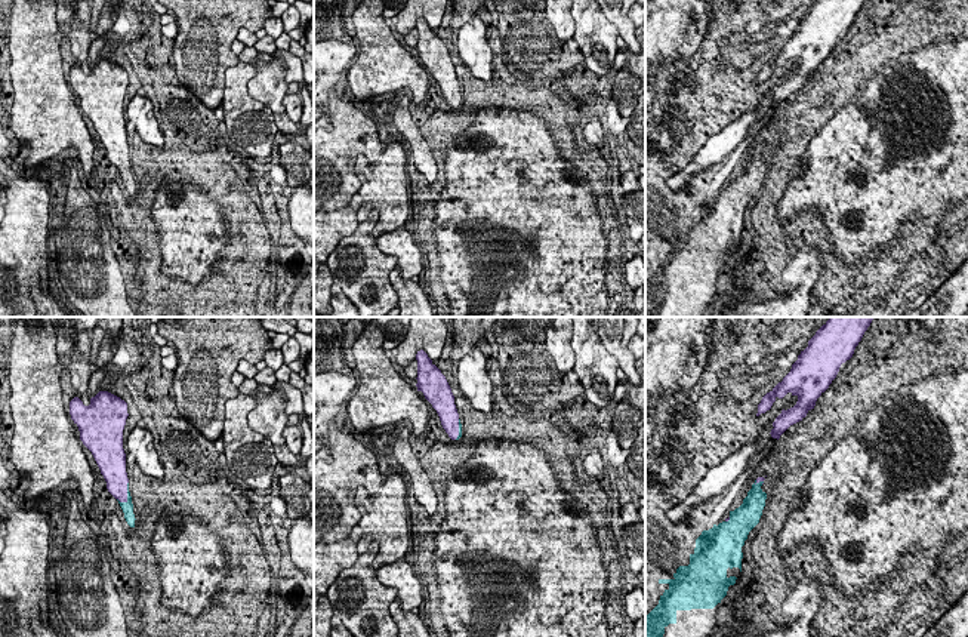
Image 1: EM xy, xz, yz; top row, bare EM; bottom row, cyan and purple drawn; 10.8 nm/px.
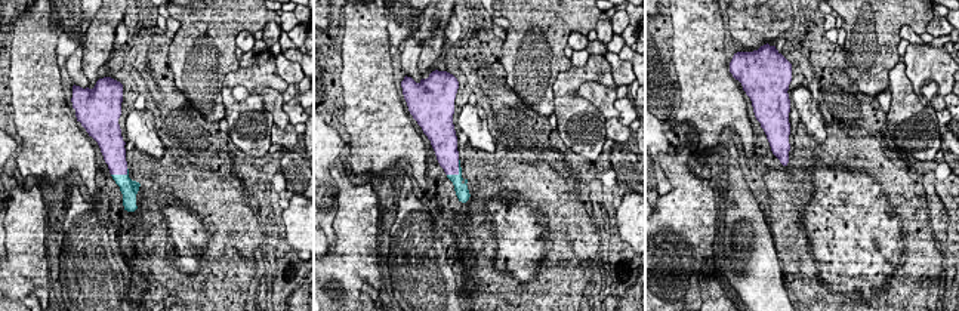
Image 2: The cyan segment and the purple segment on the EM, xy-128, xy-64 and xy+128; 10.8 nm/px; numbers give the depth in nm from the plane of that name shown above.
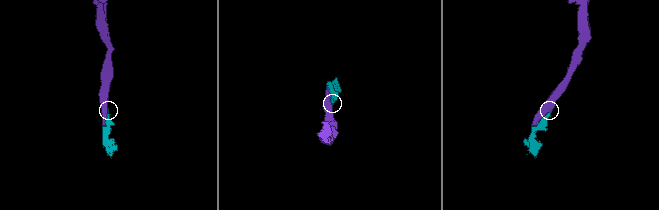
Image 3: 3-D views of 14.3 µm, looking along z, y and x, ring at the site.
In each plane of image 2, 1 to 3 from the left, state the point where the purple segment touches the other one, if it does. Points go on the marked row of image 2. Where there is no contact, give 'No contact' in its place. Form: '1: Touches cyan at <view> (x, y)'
1: Touches cyan at xy-128 (120, 175)
2: Touches cyan at xy-64 (459, 172)
3: No contact

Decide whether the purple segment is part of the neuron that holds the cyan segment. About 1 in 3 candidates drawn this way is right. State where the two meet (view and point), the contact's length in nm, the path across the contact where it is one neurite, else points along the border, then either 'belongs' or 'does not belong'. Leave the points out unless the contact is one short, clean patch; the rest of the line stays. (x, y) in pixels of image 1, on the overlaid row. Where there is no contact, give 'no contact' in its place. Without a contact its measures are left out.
meets cyan in xy at (128, 494); contact 260 nm long; belongs

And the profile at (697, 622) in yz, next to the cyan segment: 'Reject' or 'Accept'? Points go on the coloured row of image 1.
Accept

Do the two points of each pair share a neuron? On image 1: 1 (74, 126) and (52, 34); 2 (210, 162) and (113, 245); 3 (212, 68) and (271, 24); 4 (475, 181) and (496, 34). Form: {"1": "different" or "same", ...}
{"1": "same", "2": "same", "3": "different", "4": "same"}

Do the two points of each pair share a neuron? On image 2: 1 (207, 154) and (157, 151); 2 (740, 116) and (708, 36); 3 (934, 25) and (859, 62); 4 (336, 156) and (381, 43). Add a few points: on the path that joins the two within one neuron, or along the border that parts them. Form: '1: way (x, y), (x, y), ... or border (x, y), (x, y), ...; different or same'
1: border (154, 120), (163, 147), (159, 160); different
2: way (733, 97), (708, 70), (708, 55); same
3: border (934, 17), (925, 30); different
4: border (329, 123), (332, 128); different

